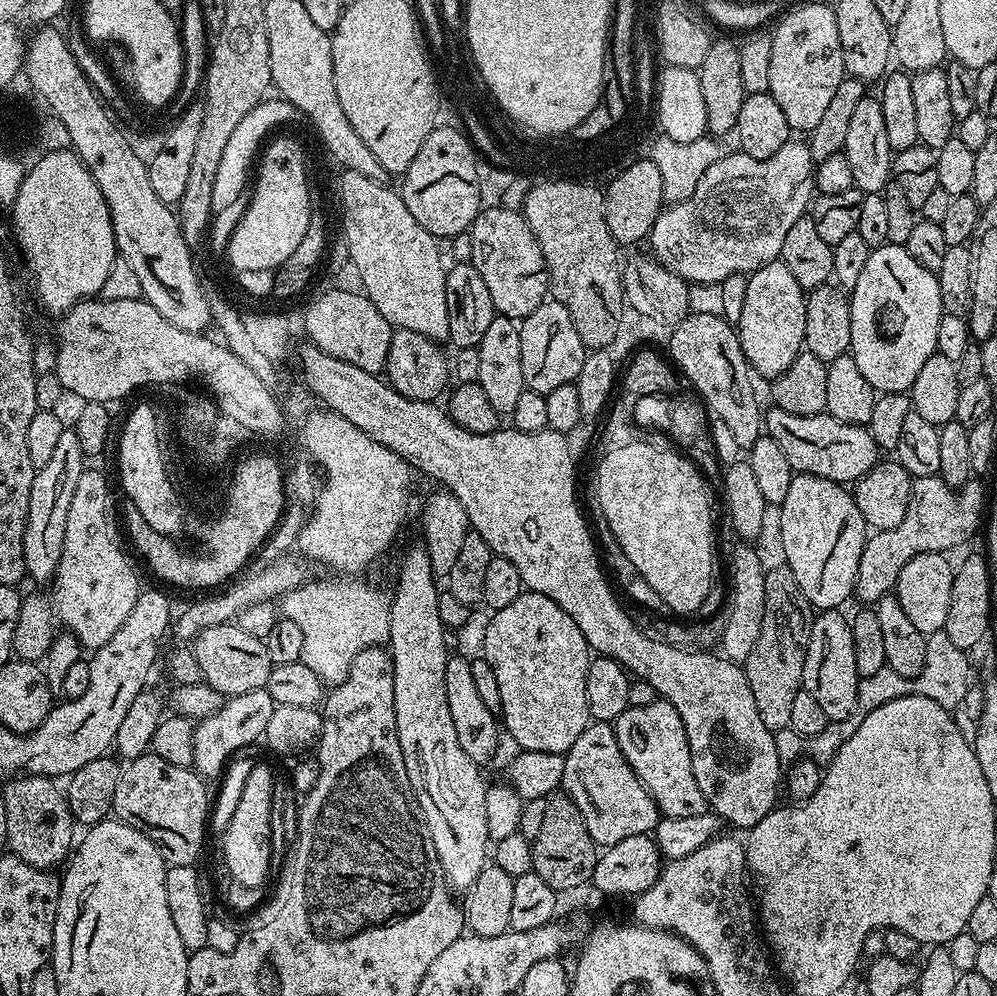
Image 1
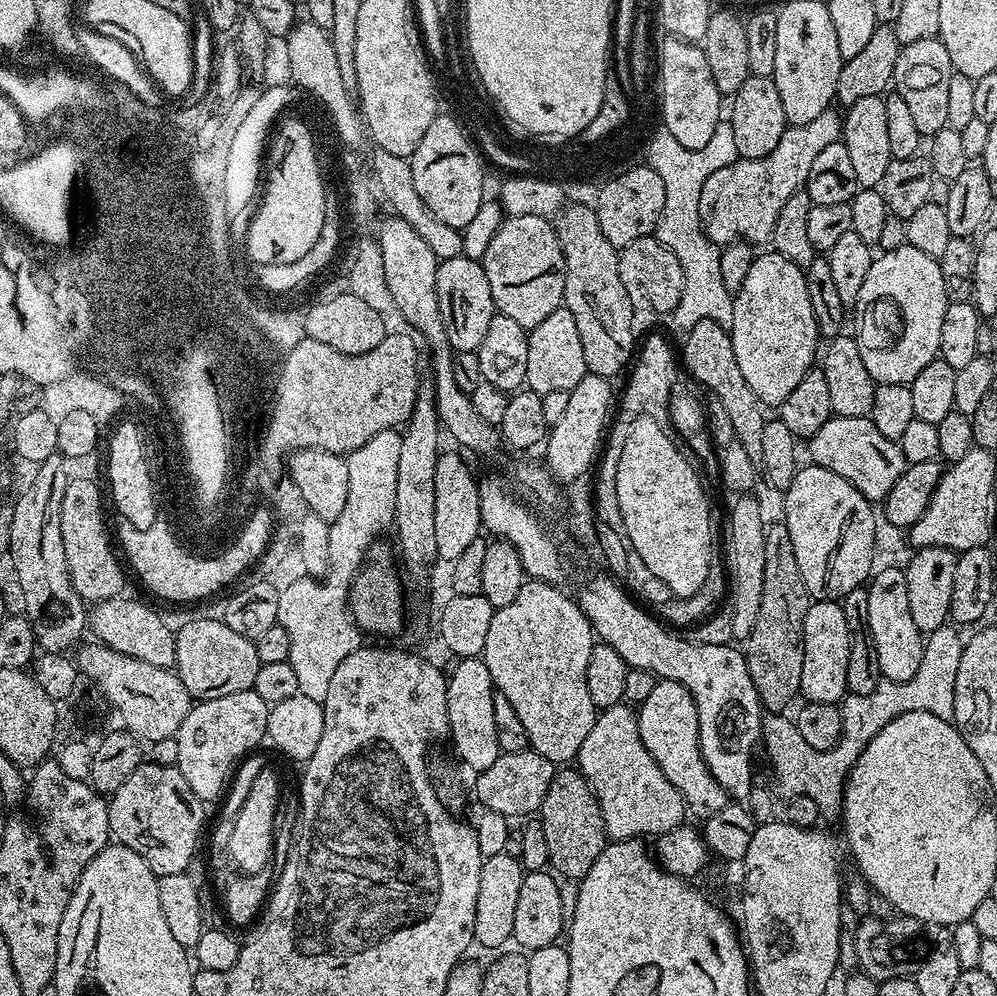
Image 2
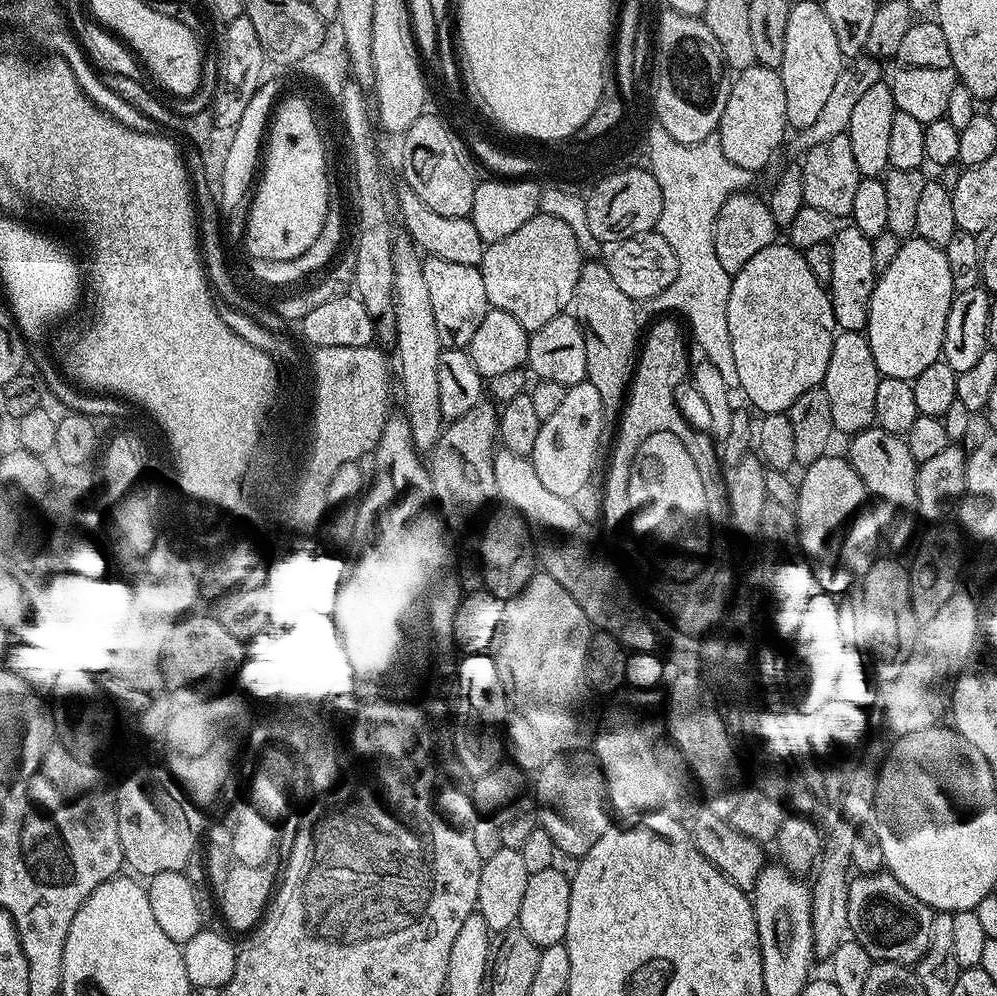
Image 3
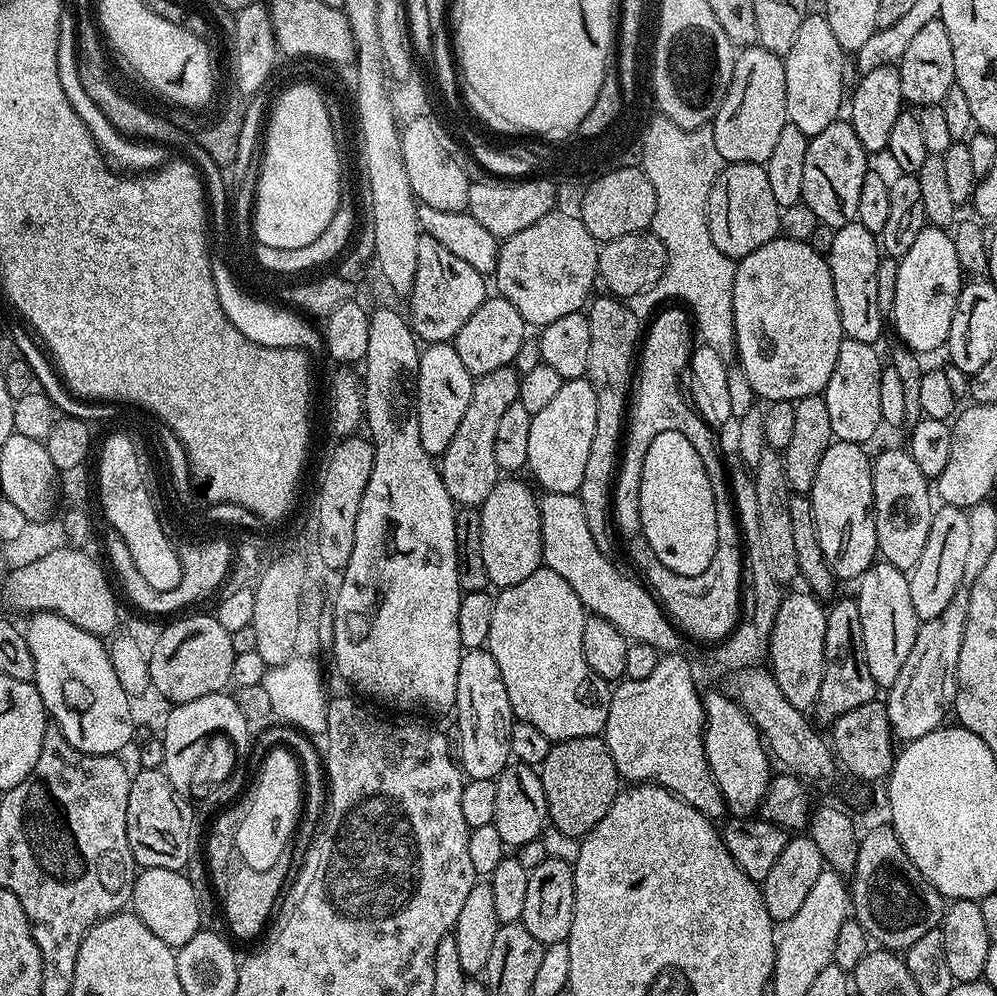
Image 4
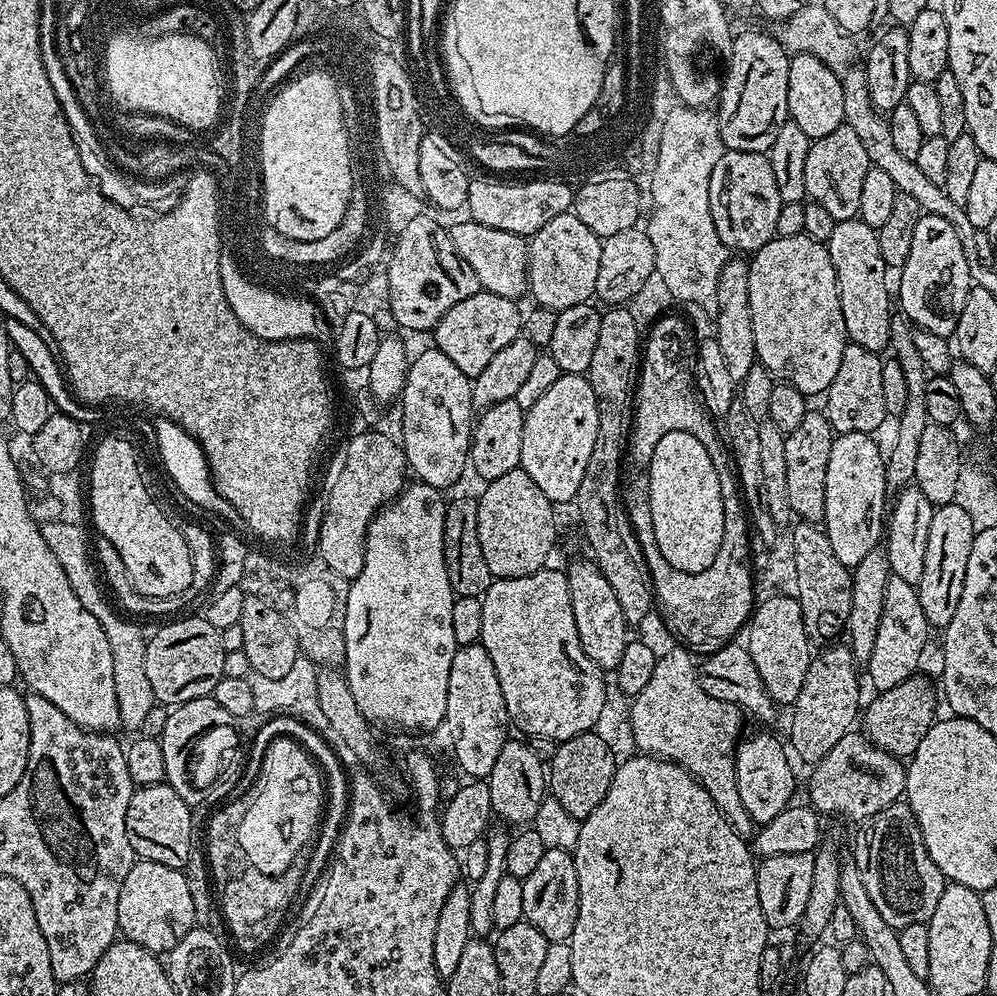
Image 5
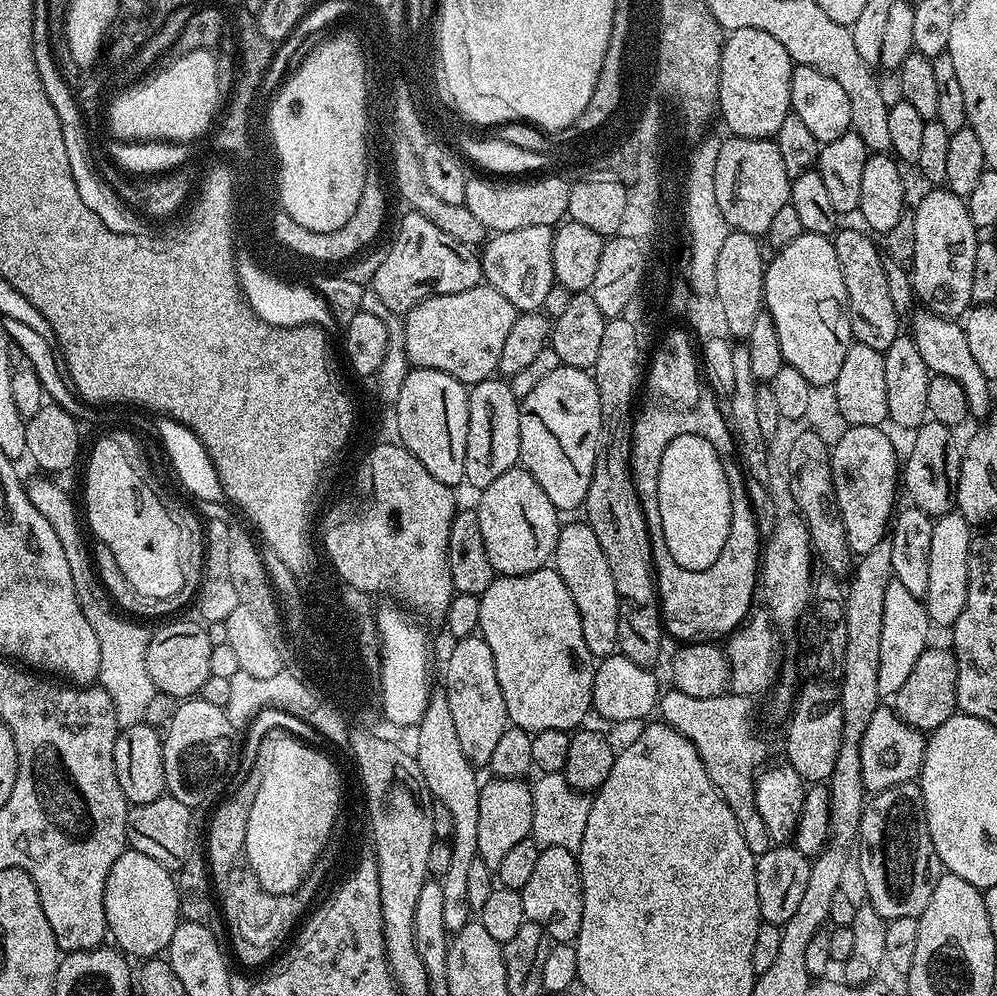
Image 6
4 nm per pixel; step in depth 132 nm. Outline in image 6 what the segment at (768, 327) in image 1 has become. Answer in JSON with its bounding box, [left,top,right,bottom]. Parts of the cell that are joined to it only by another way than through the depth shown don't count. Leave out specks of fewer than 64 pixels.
[764,232,854,386]

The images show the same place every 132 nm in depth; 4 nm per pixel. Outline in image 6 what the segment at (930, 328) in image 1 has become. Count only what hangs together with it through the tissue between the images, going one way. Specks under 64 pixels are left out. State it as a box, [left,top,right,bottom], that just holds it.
[910,186,978,320]

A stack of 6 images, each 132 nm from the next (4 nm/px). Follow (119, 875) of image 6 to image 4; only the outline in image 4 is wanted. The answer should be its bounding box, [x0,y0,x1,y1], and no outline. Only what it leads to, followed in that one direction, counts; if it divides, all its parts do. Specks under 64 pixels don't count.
[130,869,202,950]

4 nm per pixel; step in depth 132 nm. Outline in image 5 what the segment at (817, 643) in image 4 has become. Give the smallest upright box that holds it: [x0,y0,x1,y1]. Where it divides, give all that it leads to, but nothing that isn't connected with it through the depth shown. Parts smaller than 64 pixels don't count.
[746,597,814,704]

